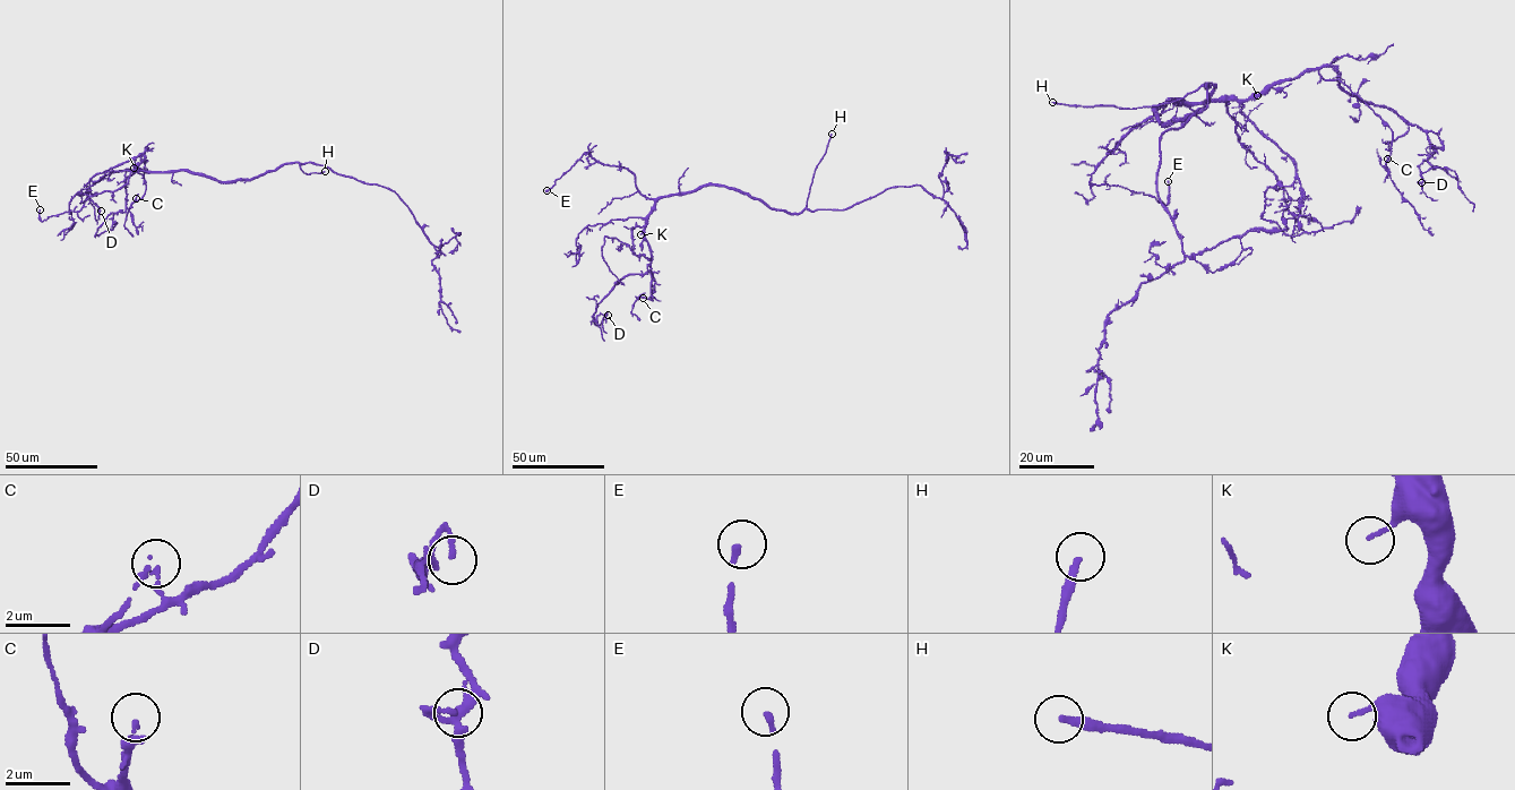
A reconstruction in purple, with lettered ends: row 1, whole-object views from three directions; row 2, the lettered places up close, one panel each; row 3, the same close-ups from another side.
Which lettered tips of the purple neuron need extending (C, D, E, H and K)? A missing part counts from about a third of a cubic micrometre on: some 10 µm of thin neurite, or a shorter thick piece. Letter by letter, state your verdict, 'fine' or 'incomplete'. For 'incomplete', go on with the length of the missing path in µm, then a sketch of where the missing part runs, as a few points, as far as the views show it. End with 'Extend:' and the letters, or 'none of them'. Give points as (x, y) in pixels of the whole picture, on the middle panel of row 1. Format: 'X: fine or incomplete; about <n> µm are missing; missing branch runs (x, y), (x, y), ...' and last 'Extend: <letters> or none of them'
C: fine
D: fine
E: fine
H: incomplete; about 20 µm are missing
K: fine
Extend: H

